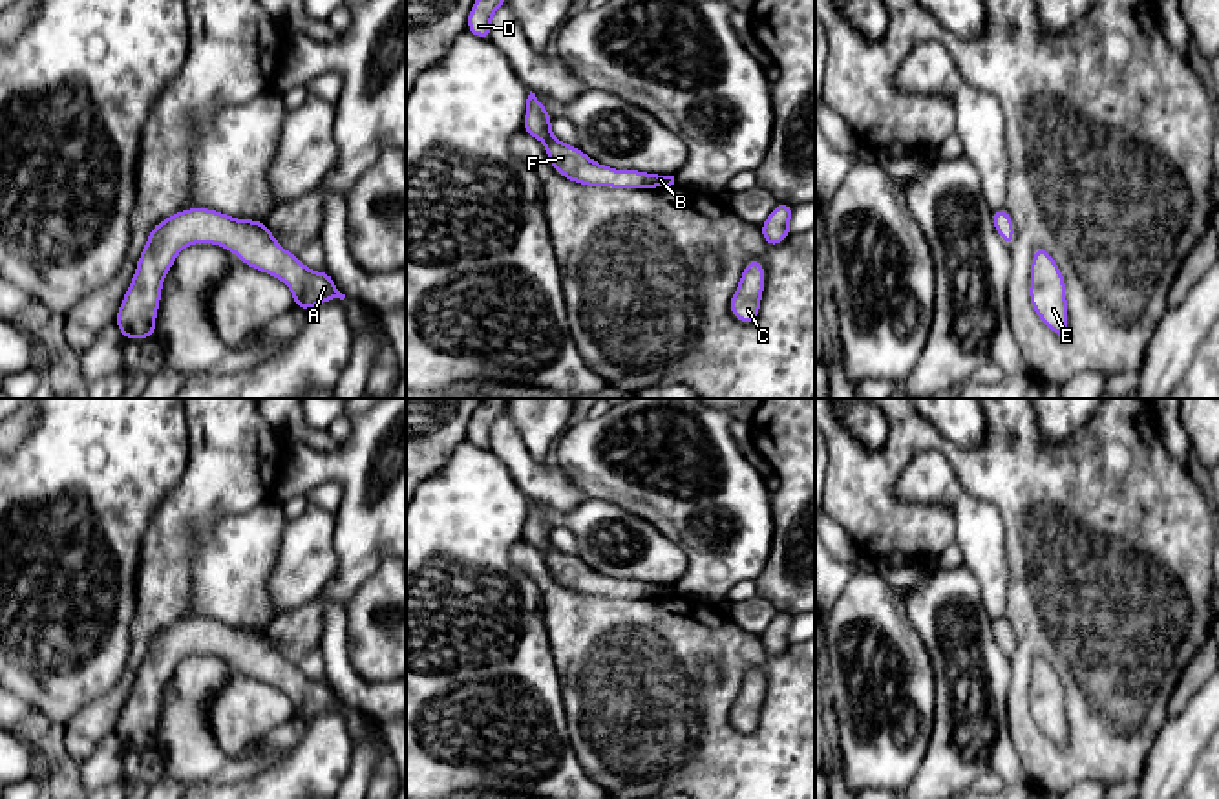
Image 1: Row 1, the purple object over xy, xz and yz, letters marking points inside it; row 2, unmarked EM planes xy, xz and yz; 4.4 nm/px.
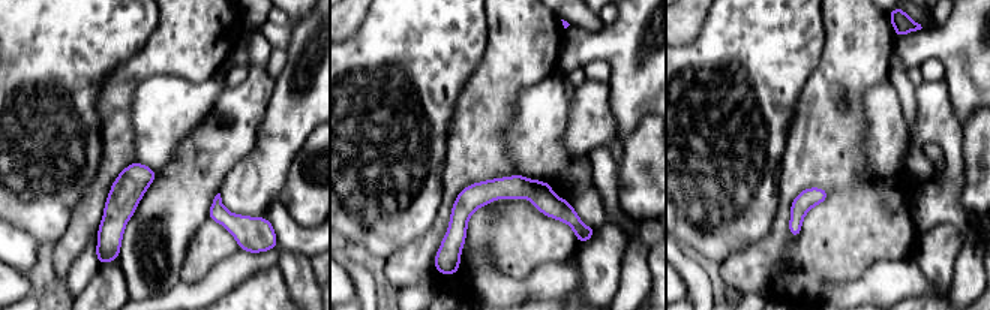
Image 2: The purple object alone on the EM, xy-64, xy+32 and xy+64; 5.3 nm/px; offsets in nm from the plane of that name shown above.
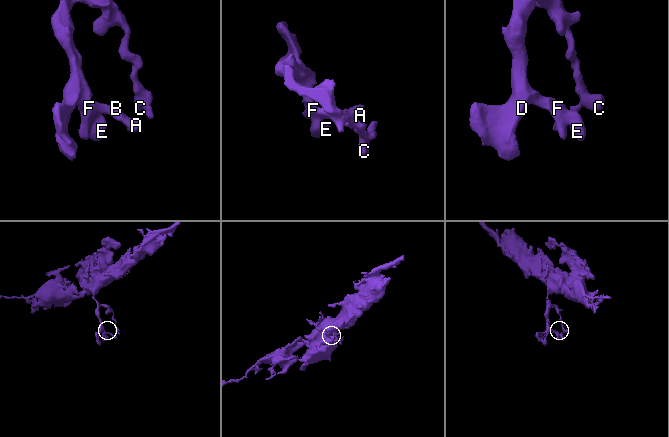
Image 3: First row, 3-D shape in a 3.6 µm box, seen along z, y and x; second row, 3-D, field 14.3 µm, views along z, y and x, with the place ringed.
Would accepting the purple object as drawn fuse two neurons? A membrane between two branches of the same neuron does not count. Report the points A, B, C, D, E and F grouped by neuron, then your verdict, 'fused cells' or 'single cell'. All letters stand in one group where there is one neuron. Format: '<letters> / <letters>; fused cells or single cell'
A B C D E F; single cell

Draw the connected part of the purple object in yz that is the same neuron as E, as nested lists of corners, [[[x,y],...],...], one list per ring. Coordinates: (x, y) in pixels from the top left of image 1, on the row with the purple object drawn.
[[[1036,247],[1031,261],[1029,300],[1038,318],[1060,338],[1067,335],[1065,280],[1053,256]]]

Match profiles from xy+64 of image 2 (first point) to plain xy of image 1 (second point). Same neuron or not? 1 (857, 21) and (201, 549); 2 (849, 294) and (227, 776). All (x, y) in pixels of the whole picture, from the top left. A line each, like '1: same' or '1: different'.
1: different
2: different

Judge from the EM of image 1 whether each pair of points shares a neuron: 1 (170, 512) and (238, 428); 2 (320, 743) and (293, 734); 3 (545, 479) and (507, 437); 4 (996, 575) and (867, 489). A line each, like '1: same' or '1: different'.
1: same
2: different
3: same
4: different

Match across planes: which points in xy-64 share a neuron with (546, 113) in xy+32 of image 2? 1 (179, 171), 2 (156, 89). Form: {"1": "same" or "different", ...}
{"1": "different", "2": "same"}

